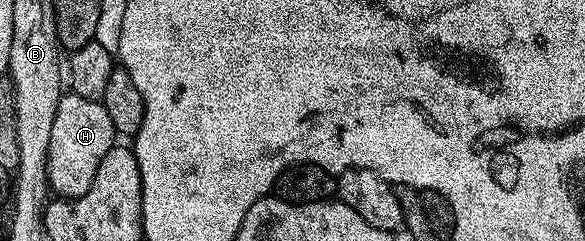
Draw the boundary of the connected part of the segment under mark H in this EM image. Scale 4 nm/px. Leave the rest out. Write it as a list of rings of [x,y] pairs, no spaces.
[[[65,91],[58,102],[58,114],[50,129],[48,151],[48,187],[57,197],[75,198],[86,194],[94,186],[102,158],[114,147],[118,133],[106,114],[106,106],[99,100],[82,98],[76,92]]]

